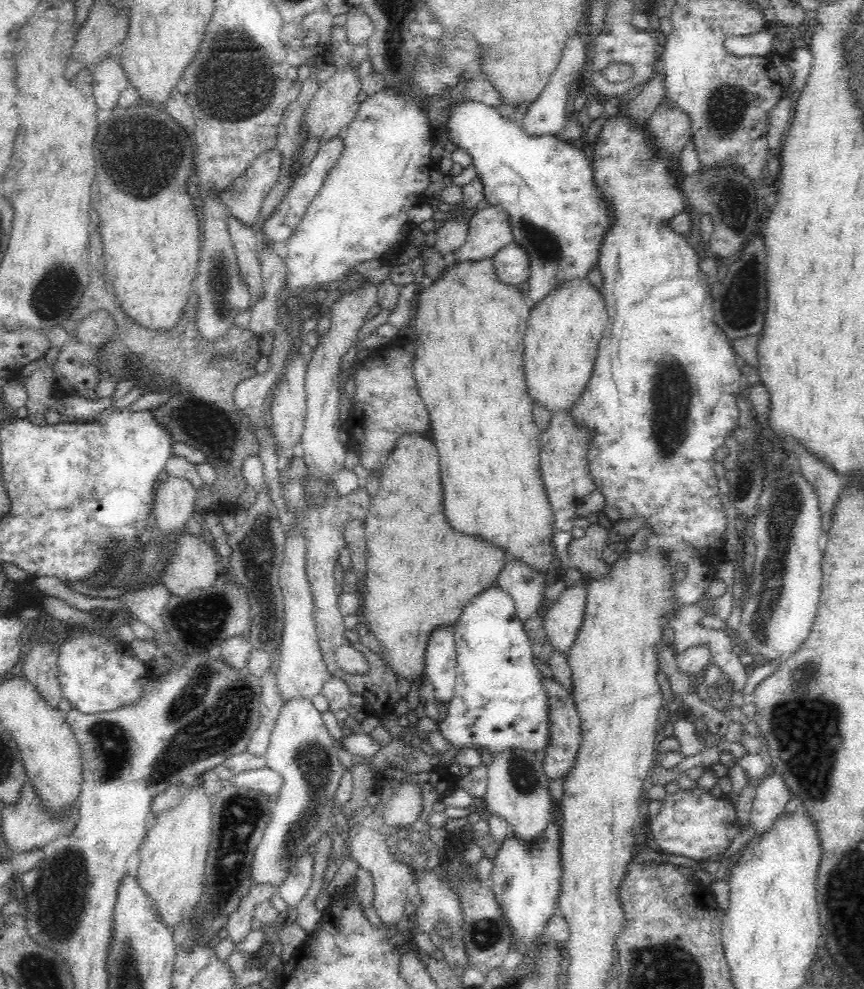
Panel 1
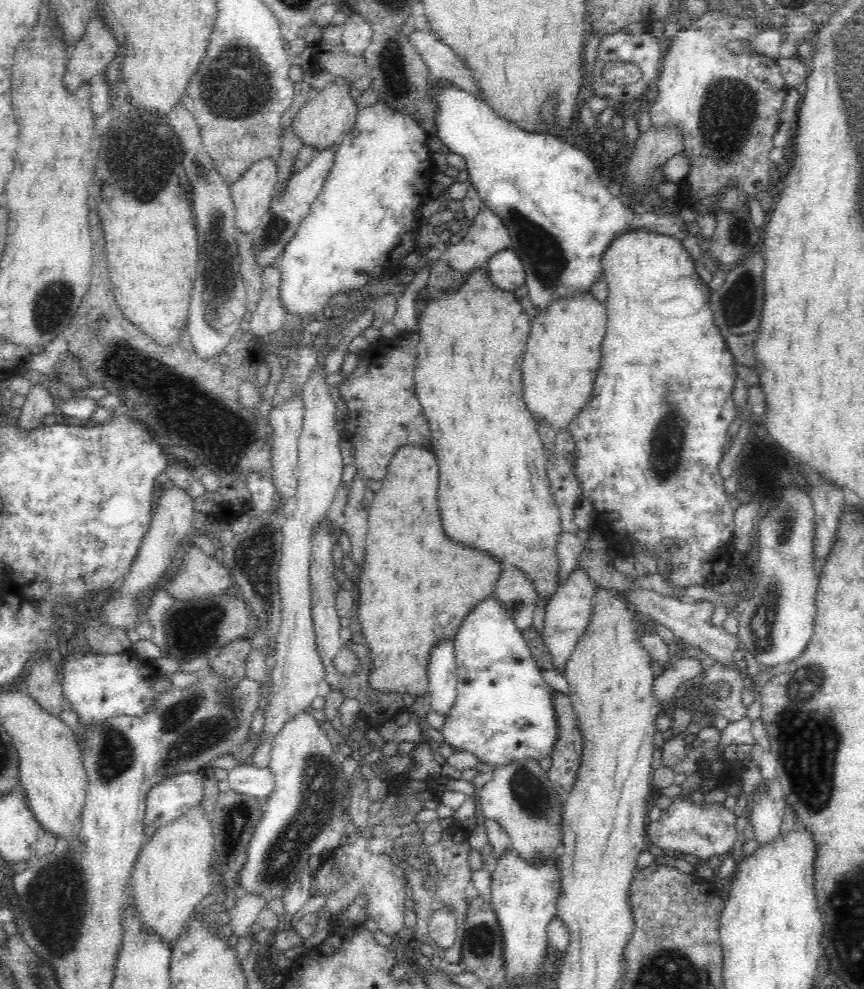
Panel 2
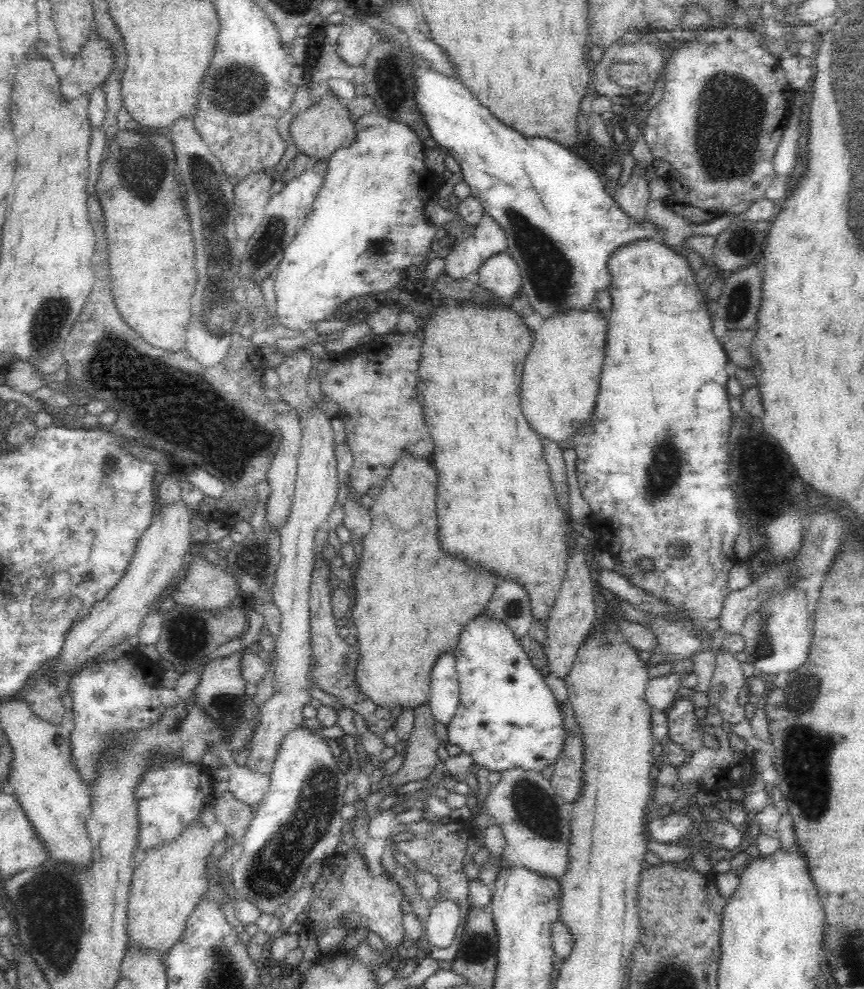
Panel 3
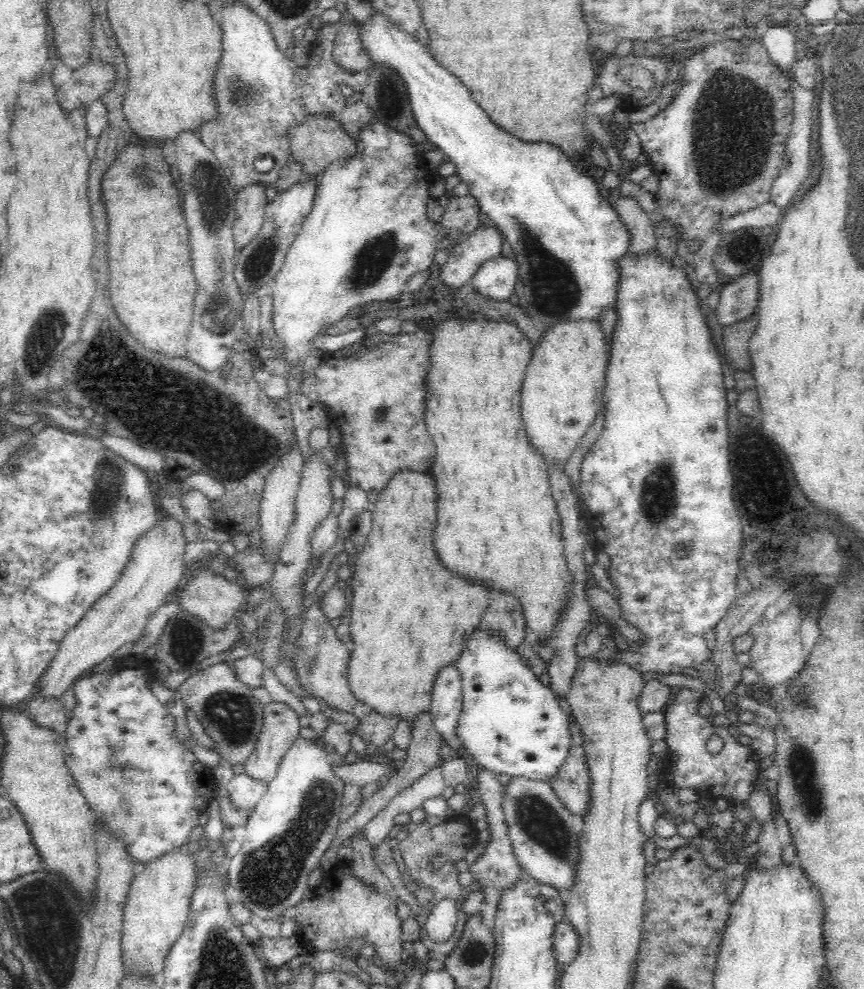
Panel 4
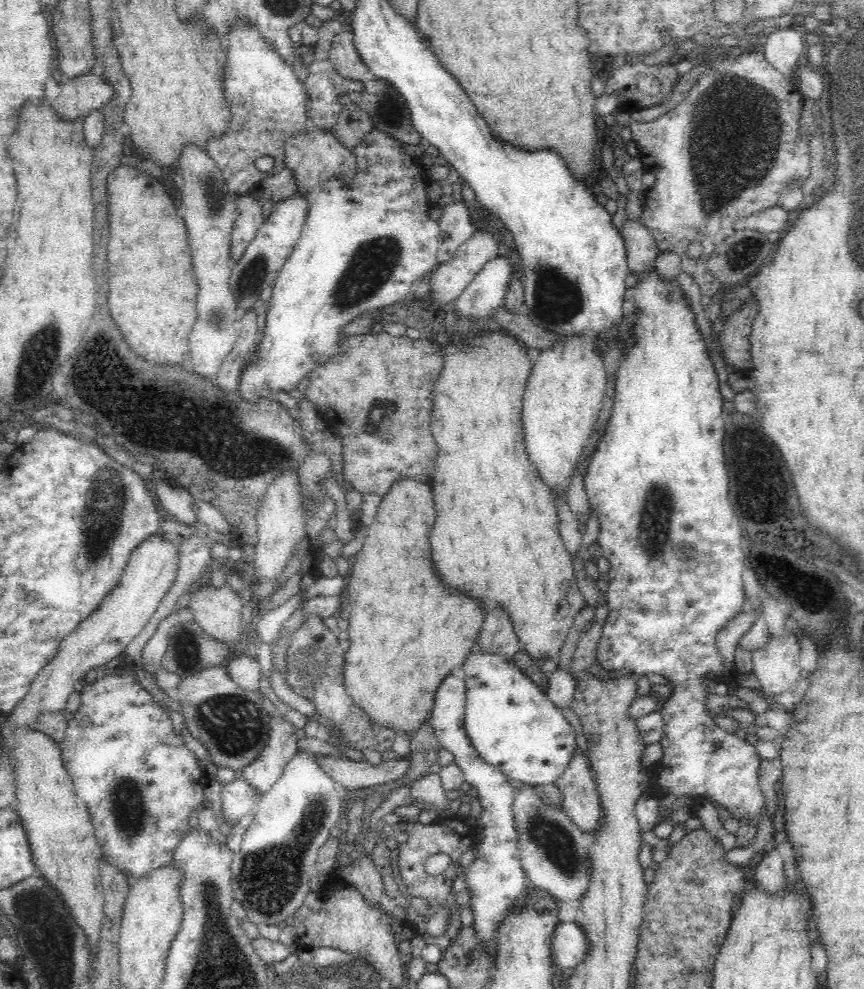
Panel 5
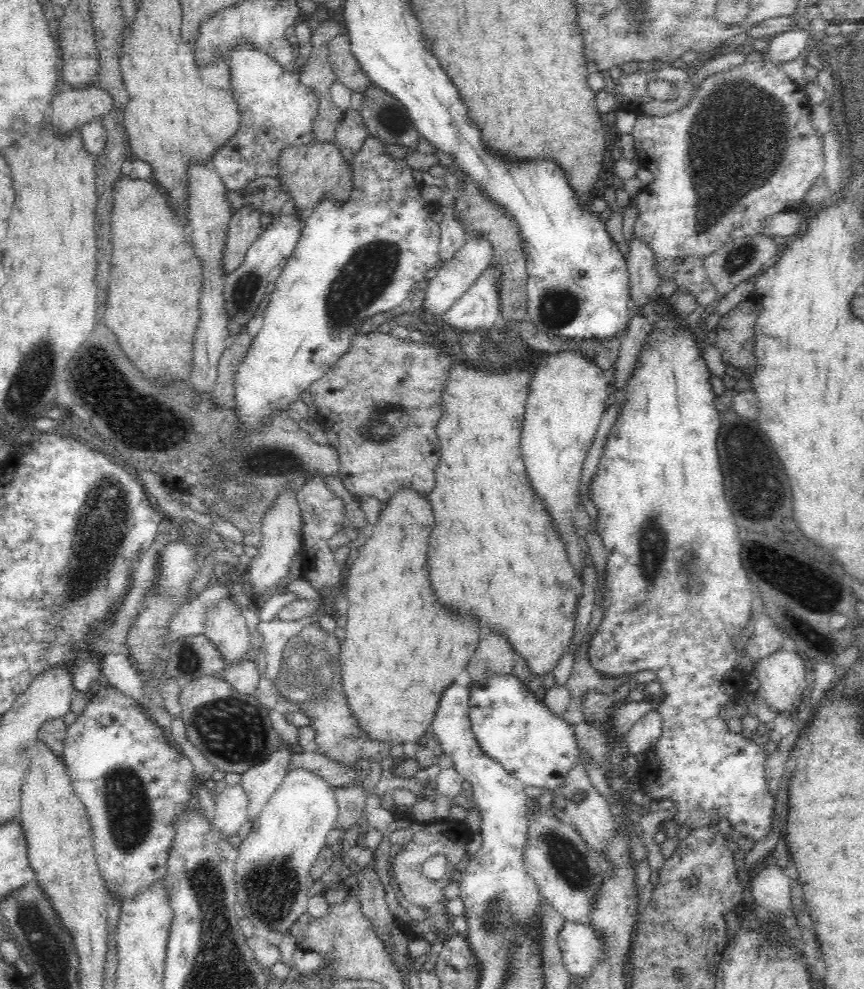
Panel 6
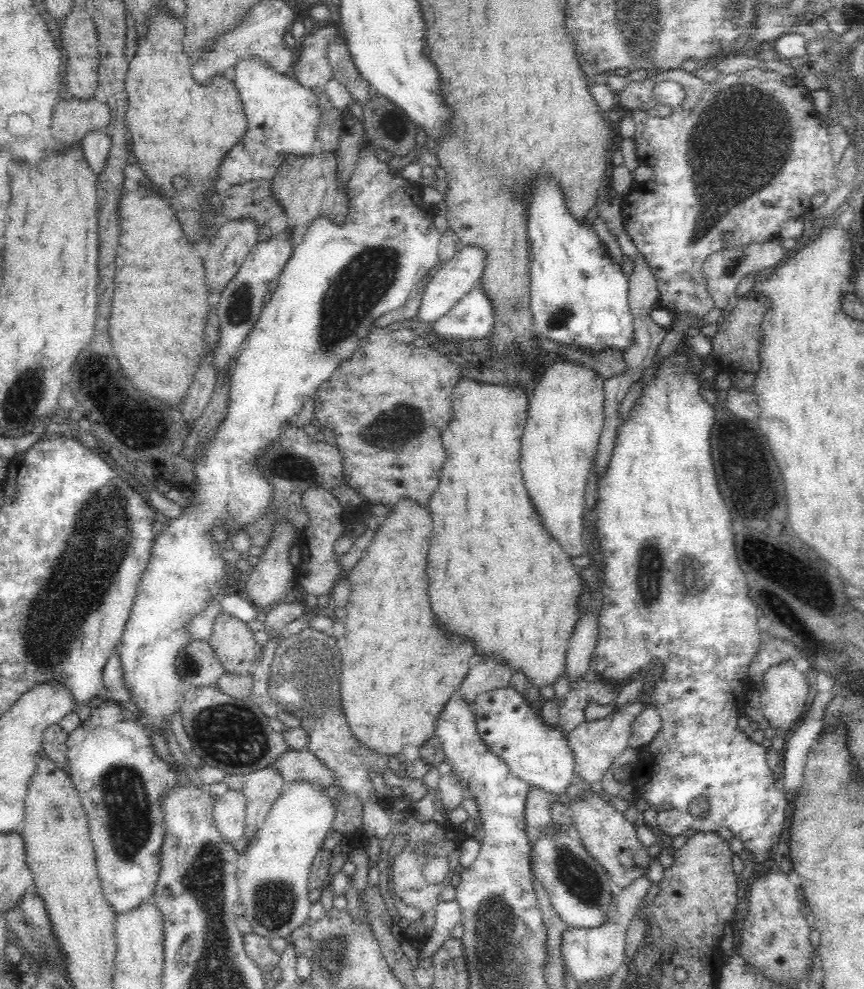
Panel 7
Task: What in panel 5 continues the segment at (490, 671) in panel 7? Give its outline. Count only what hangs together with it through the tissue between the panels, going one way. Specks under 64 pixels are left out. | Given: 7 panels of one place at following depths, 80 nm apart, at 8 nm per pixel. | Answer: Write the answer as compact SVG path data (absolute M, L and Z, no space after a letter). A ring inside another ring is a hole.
M494 608L486 614L477 646L481 654L494 654L502 656L507 662L514 662L514 656L520 650L520 641L506 611Z

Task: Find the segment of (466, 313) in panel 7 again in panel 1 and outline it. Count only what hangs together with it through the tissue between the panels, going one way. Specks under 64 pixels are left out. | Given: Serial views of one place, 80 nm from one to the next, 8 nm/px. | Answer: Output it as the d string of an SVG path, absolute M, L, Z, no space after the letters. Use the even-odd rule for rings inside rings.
M508 244L496 252L492 258L498 281L504 285L517 286L528 280L528 258L520 246Z

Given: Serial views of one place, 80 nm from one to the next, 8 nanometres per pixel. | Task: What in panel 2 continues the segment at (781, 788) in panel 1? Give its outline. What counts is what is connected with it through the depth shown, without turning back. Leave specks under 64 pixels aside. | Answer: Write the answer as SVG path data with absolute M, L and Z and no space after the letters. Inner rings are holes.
M762 786L760 800L748 815L752 824L752 832L755 833L755 839L760 846L771 843L779 835L783 813L787 805L783 798L770 800L768 791L768 787Z

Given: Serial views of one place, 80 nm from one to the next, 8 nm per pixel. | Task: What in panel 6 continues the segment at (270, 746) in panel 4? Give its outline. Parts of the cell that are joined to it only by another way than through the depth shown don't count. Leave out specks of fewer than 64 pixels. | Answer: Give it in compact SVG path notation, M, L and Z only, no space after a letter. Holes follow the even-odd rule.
M278 747L271 755L242 773L241 785L248 796L247 820L251 826L287 775L290 750Z

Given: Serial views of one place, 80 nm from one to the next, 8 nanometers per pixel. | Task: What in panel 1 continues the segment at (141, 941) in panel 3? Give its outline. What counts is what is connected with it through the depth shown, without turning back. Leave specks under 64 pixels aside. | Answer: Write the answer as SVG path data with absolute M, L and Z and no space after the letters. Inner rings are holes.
M202 774L194 778L195 781L182 802L174 809L160 813L150 822L146 838L139 848L138 870L134 879L138 881L142 892L152 901L160 921L170 930L188 914L189 910L199 901L205 885L205 868L211 843L212 819L211 803L202 787Z

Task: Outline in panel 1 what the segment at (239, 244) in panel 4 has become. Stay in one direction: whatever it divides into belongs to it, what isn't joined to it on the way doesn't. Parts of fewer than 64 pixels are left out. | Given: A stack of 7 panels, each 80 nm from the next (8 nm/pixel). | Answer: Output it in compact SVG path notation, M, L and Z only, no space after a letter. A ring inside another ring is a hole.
M278 149L264 151L231 186L222 191L222 201L240 223L253 228L258 223L264 200L276 185L280 172Z

